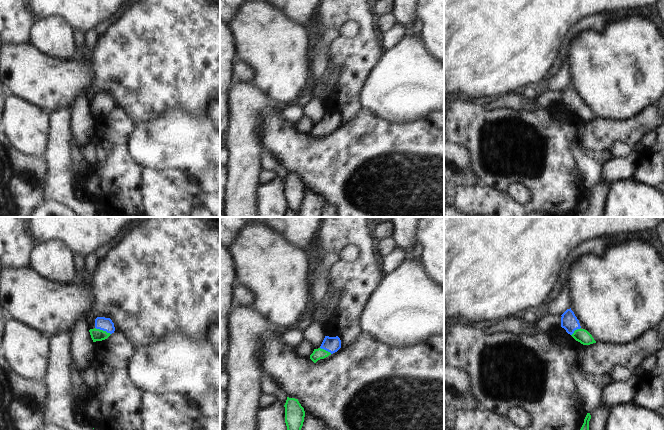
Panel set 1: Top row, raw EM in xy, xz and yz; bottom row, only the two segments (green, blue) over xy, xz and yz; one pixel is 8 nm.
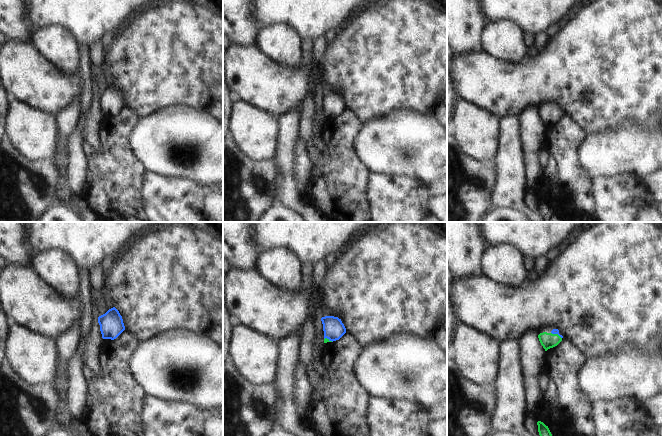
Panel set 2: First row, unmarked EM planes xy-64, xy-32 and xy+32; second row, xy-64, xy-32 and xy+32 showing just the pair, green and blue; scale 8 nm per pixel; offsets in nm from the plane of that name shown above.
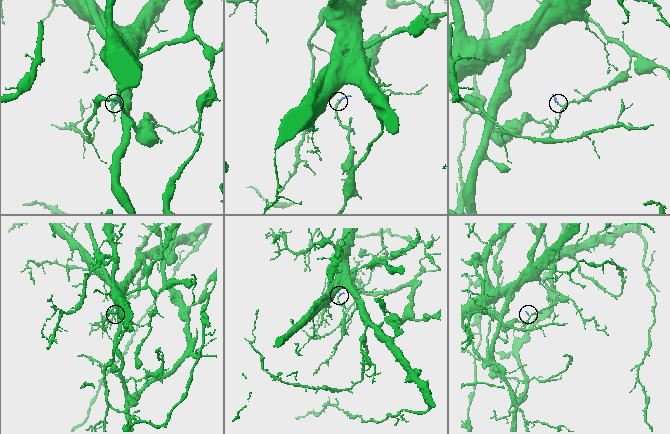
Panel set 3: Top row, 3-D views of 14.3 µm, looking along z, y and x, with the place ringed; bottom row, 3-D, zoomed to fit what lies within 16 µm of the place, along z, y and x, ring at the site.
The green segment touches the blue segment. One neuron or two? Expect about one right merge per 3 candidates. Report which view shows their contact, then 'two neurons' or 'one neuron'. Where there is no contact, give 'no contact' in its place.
meets green in xy; one neuron

